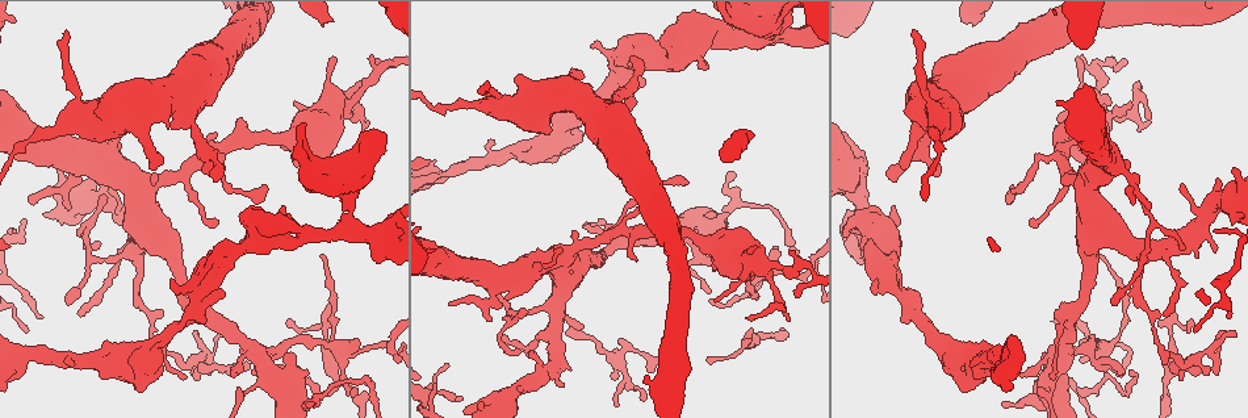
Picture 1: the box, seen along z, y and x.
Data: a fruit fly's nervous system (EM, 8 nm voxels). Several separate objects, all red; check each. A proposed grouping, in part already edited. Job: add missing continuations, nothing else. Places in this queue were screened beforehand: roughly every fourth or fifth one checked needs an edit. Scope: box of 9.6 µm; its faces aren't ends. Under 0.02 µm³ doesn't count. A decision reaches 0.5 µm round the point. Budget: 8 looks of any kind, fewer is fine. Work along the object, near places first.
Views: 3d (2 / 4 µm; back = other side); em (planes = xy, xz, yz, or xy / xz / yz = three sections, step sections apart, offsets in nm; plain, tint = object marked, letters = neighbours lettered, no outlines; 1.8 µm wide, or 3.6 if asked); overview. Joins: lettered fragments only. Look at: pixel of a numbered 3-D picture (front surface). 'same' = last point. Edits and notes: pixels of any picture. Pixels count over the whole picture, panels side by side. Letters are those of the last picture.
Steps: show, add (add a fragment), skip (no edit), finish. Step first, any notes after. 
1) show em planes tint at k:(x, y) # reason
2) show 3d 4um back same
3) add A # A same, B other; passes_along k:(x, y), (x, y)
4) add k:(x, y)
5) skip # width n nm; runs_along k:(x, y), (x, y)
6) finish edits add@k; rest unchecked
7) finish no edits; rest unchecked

show 3d 4um at 1:(347, 222) # thick turns thin

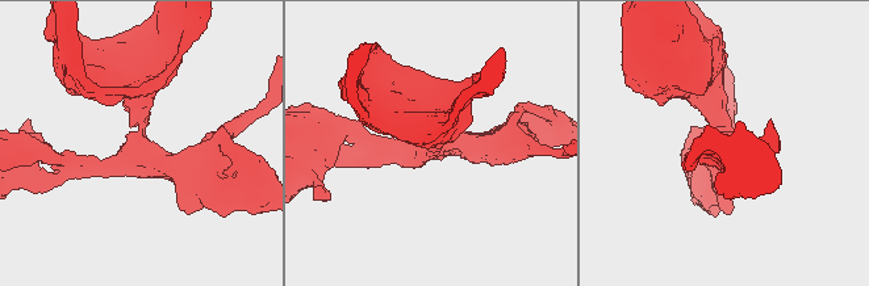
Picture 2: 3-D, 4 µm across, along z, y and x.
show em planes plain at 2:(430, 148) # arms 3; arm_widths 220, 300, 420 nm

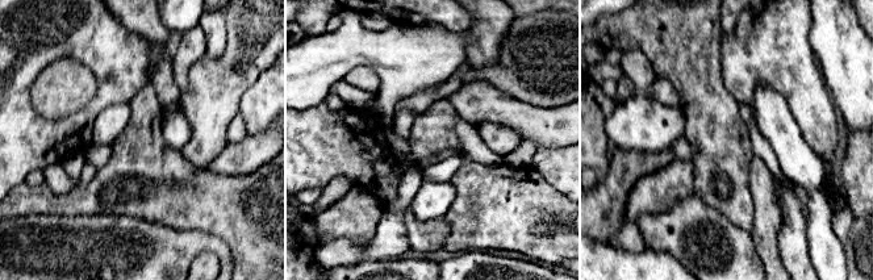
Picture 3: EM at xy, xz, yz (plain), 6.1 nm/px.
show em planes letters same # what lies round it

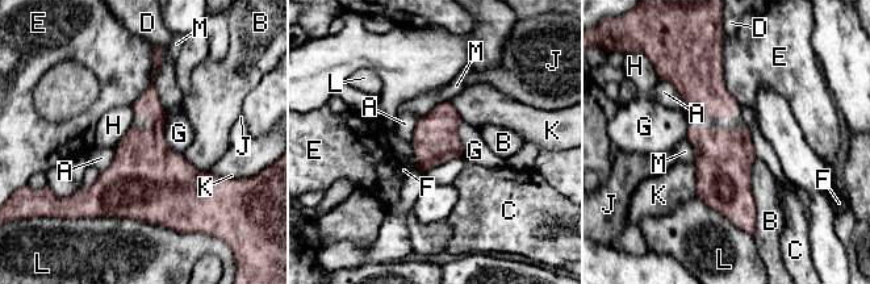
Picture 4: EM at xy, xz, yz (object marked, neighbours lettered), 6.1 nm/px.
skip # A other, B other, C other, D other, E other, F other, G other, H other, J other, K other, L other, M other; border 4:(129, 126), (128, 132), (118, 141); no lettered fragment goes on from it

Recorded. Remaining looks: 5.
show 3d 2um back at 1:(644, 82) # an open end

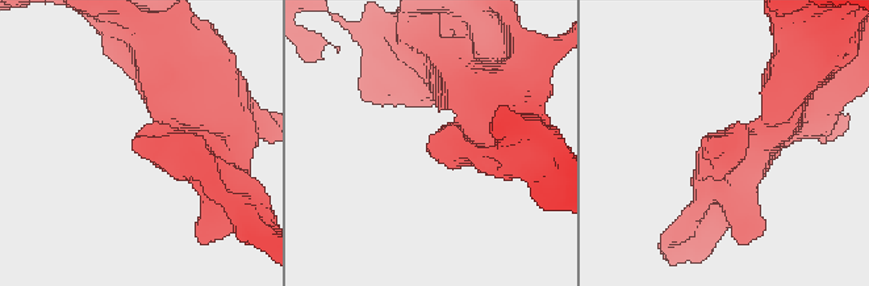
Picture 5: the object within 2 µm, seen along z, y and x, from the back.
show em planes letters at 5:(426, 149)

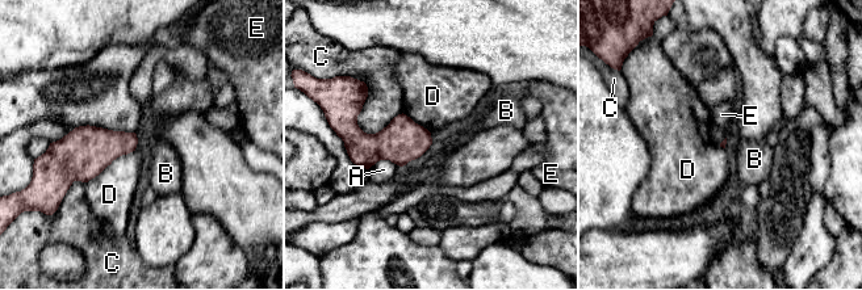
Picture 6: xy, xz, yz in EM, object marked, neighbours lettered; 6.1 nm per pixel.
skip # A other, B other, C other, D other, E other; border 6:(134, 150), (117, 156), (86, 183); none of them fits

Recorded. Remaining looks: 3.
show 3d 2um back at 1:(611, 357) # a fork

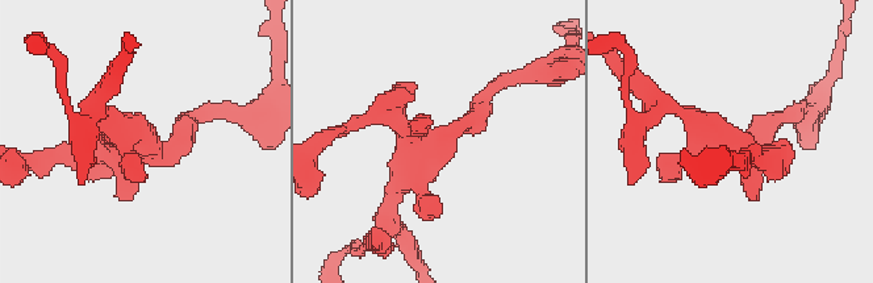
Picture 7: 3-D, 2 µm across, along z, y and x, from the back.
show em 3.6um xy step 8 tint at 7:(149, 149)

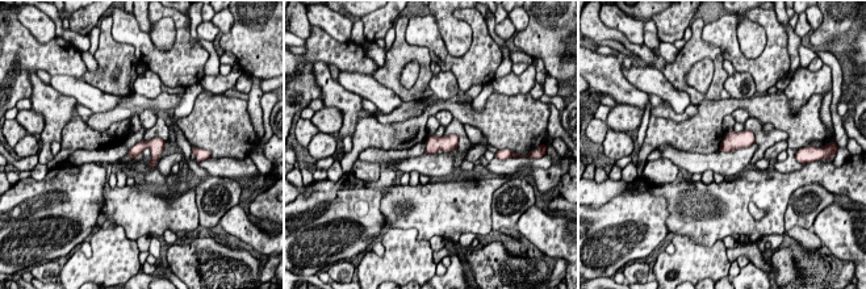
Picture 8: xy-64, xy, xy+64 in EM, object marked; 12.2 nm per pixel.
show em 3.6um xy step 8 letters same # see the neighbours

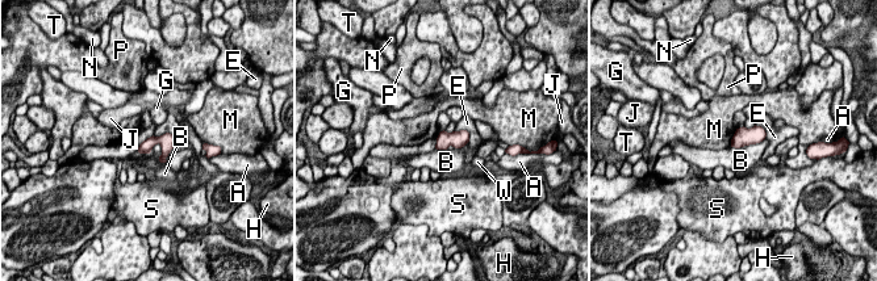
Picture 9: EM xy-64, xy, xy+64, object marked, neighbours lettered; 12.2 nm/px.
skip # width 160 nm; A other, B other, E other, G other, H other, J other, M other, N other, P other, S other, T other, W other; border 9:(764, 138), (756, 143), (730, 146); none of them fits

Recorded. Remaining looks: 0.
finish no edits; rest unchecked

